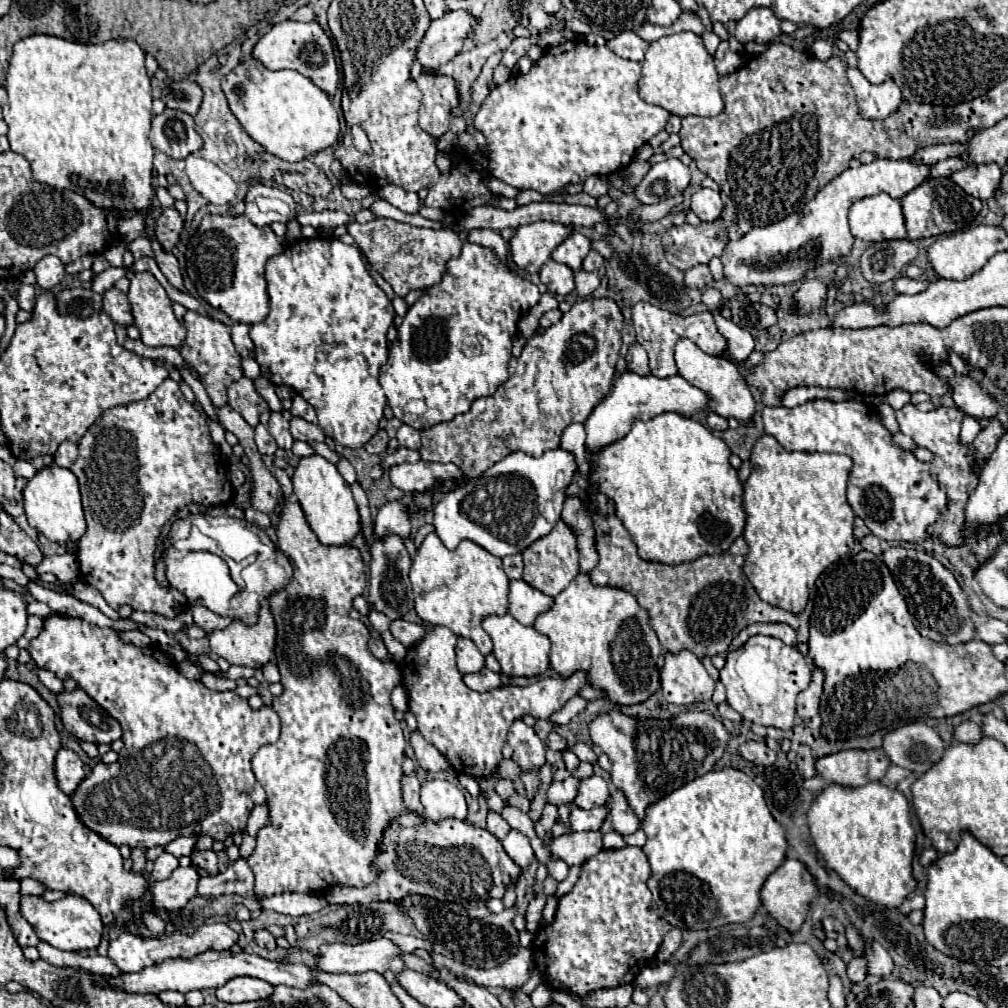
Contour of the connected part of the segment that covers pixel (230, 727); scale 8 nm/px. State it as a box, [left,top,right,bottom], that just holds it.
[28,613,280,849]

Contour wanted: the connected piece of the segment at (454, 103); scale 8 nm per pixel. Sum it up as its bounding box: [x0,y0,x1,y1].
[416,69,460,137]

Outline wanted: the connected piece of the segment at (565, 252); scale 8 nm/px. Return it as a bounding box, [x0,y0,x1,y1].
[552,231,590,271]

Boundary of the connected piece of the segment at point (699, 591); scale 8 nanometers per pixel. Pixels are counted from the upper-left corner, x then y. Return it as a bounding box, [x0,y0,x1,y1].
[590,513,798,659]

